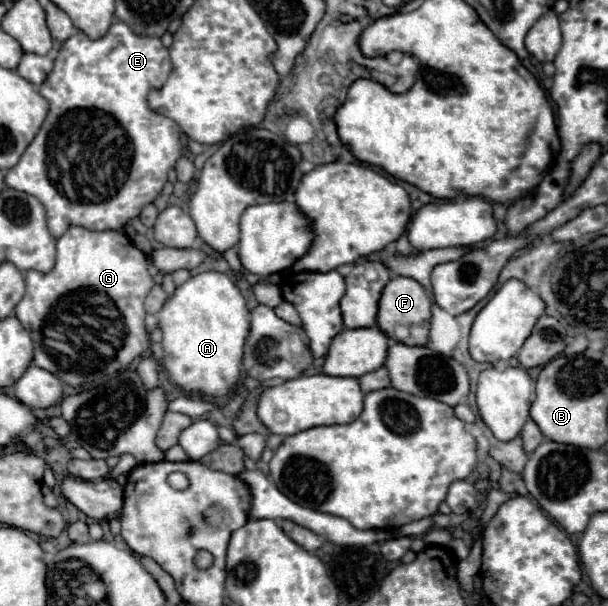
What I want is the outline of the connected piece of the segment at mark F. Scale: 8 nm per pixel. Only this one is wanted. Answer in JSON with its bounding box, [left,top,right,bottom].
[378,276,432,346]

